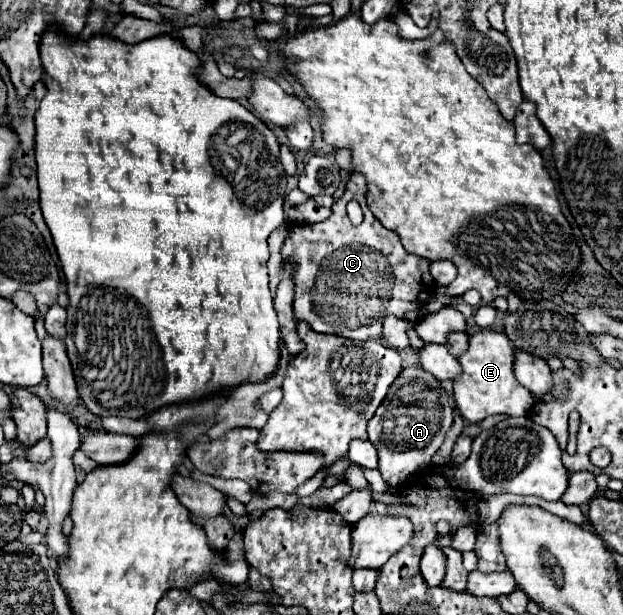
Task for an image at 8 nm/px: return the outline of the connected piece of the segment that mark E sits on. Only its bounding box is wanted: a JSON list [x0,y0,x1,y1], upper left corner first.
[453,329,533,423]

